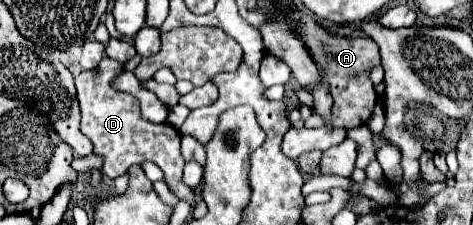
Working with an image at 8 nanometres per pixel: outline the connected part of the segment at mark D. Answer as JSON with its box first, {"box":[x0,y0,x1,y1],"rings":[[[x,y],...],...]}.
{"box":[75,58,195,202],"rings":[[[103,58],[101,64],[93,70],[81,72],[75,78],[77,86],[77,98],[81,104],[81,130],[83,134],[93,142],[93,154],[103,158],[103,174],[109,178],[117,178],[125,174],[129,167],[141,164],[141,162],[153,162],[165,172],[167,186],[171,192],[175,192],[181,200],[195,202],[195,192],[181,184],[183,174],[183,156],[179,150],[181,134],[171,124],[151,124],[141,118],[139,114],[139,100],[127,92],[119,92],[111,86],[111,82],[123,72],[123,64]]]}

